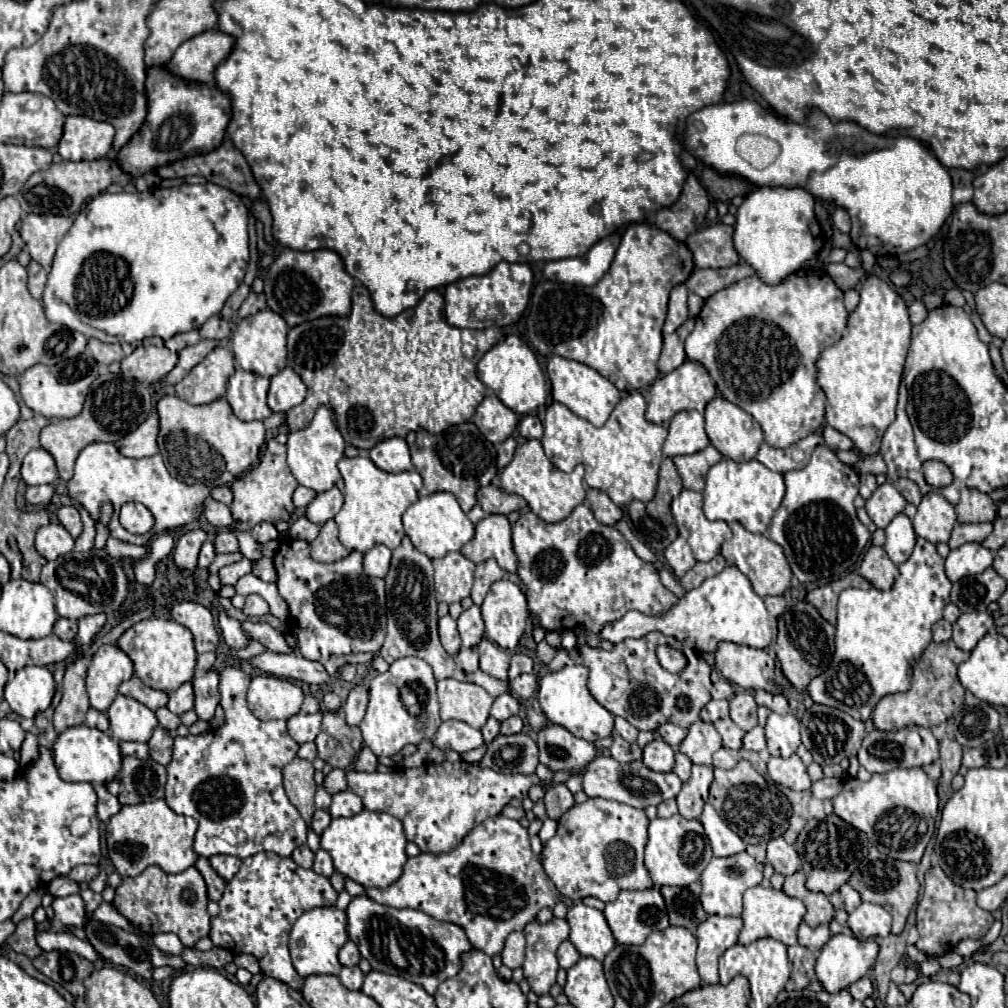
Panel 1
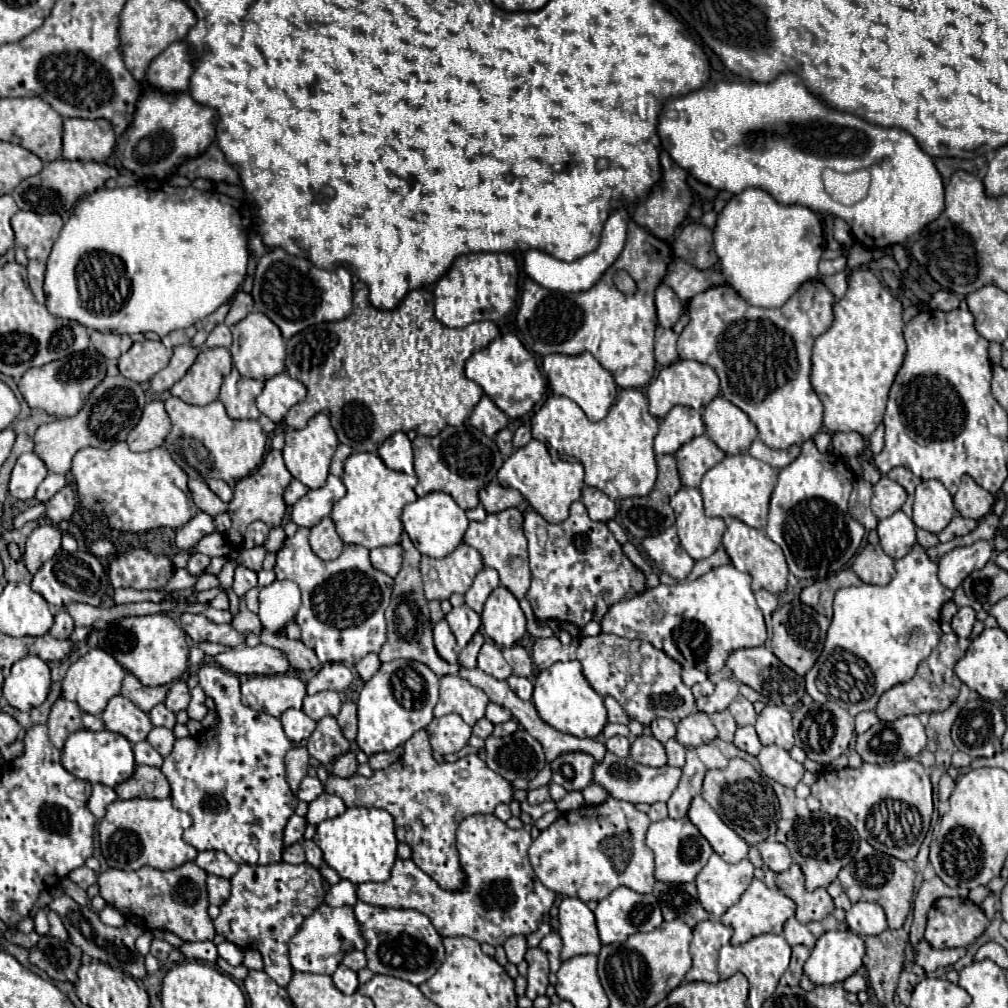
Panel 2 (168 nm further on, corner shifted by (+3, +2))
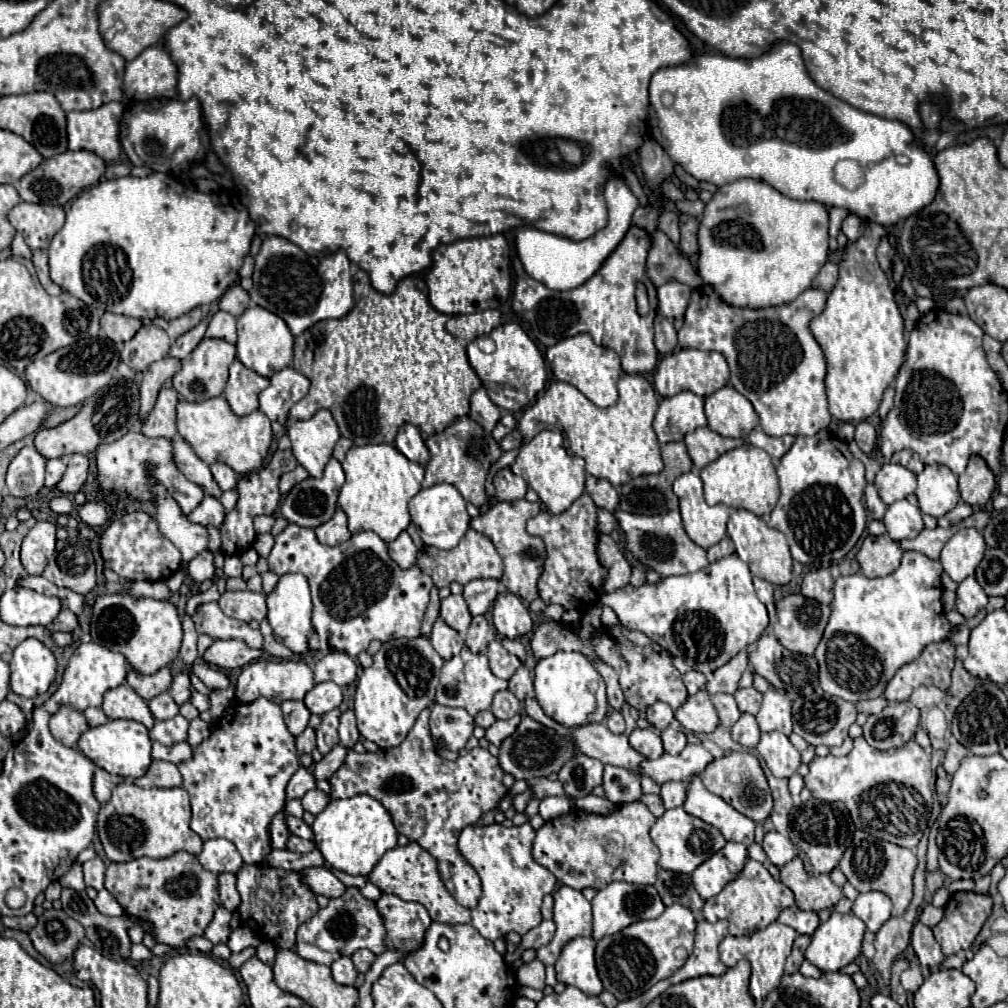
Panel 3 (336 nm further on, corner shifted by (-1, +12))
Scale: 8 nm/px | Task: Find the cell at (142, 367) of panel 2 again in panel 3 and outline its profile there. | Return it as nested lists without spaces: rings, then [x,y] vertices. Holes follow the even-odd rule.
[[[143,325],[135,337],[123,345],[121,361],[127,363],[133,371],[147,371],[147,367],[163,359],[169,349],[171,339],[163,329],[155,325]]]

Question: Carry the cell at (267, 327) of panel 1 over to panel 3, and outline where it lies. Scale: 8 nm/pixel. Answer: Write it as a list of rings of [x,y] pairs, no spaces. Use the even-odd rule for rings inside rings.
[[[253,305],[245,309],[245,313],[237,319],[237,359],[245,363],[245,367],[257,371],[259,375],[273,377],[277,371],[285,369],[293,361],[293,335],[289,327],[285,327],[285,321],[271,311]]]

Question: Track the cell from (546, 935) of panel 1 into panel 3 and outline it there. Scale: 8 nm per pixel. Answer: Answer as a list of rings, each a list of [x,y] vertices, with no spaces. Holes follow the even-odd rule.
[[[531,961],[529,965],[521,965],[515,975],[517,981],[523,985],[529,985],[533,989],[545,987],[545,965],[541,961]]]

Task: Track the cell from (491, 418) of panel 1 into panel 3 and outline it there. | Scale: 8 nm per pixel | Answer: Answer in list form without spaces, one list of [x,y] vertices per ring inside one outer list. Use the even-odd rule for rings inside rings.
[[[483,387],[479,391],[475,391],[473,397],[471,397],[469,417],[473,421],[481,423],[481,427],[485,427],[485,431],[493,431],[493,427],[501,419],[501,409],[489,399],[489,395],[487,395],[487,391]]]

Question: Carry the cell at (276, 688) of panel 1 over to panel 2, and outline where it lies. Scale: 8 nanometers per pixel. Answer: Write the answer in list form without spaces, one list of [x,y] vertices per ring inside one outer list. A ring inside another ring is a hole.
[[[255,675],[241,679],[241,699],[247,707],[257,709],[257,711],[267,711],[273,717],[281,717],[283,711],[287,709],[301,709],[303,697],[307,695],[305,683],[297,675]]]

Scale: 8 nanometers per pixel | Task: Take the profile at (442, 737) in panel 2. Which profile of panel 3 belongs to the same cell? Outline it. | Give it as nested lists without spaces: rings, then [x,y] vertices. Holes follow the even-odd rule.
[[[443,705],[431,707],[431,737],[435,745],[445,745],[451,751],[461,751],[473,735],[473,717],[465,709]]]

